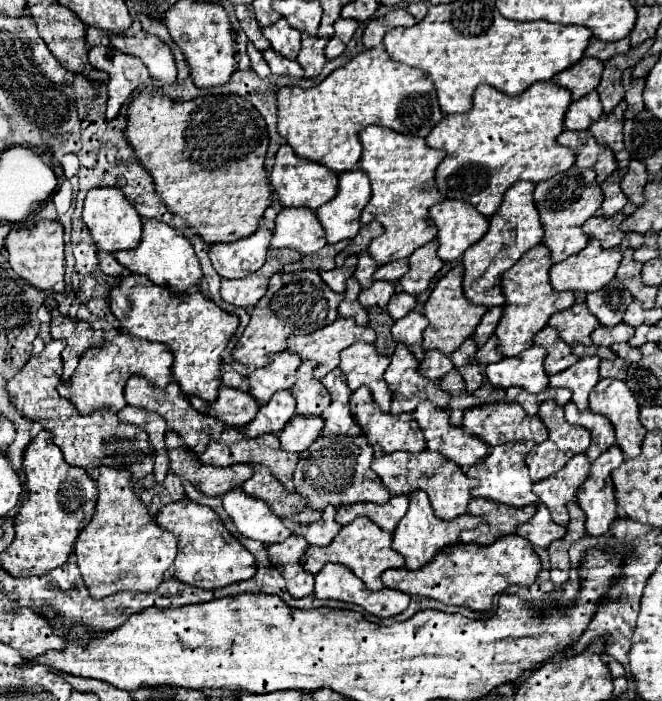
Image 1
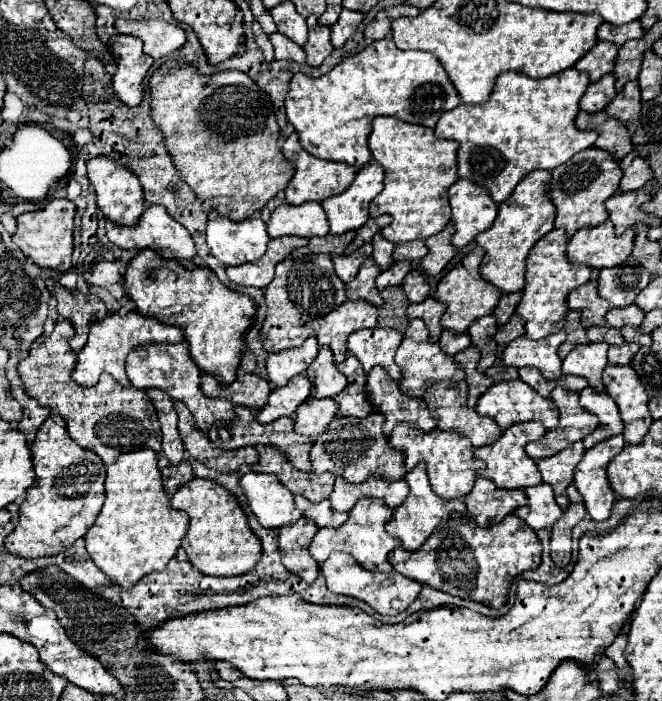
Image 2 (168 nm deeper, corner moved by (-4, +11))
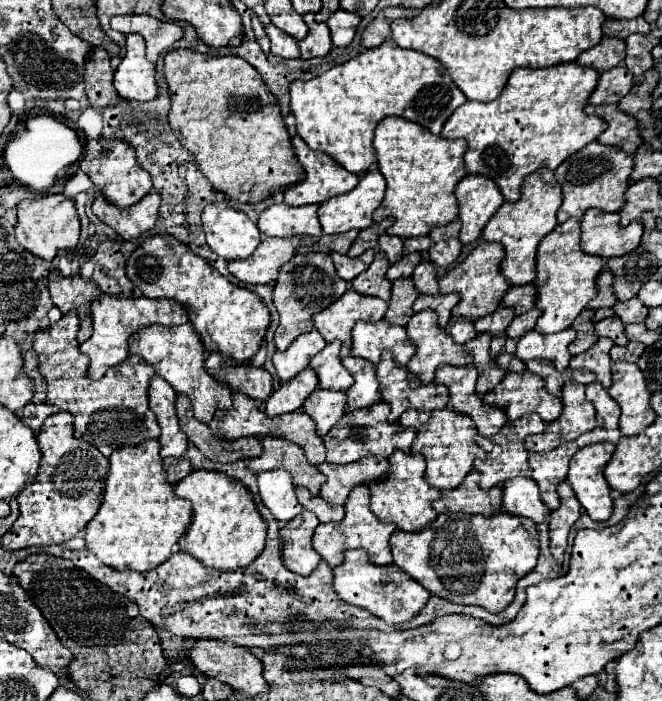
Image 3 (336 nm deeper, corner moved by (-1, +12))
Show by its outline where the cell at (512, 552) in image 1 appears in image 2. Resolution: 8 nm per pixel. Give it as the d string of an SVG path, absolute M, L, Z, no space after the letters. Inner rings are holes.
M508 515L502 523L492 527L478 527L470 519L440 525L440 529L434 531L420 549L408 551L404 547L398 547L390 553L388 561L404 577L410 577L418 583L430 585L432 589L438 589L456 597L472 599L488 607L500 609L508 601L512 579L516 575L522 575L524 571L536 569L540 565L540 553L542 553L542 545L534 529L524 525L520 517ZM454 549L456 551L470 549L470 553L450 559L448 551L454 551Z

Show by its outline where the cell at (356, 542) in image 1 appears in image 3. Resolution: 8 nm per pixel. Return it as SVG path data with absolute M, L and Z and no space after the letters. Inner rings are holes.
M357 486L345 502L345 518L341 522L327 522L327 524L317 526L317 530L313 534L313 550L319 552L319 556L329 566L341 564L343 552L349 548L363 548L369 554L369 560L377 566L385 566L385 564L393 562L391 552L389 552L389 538L395 532L395 528L393 528L393 524L383 524L381 520L377 520L377 516L373 516L369 506L371 506L369 488Z

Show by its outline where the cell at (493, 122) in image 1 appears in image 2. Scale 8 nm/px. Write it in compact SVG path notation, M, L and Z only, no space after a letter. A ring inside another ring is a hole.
M574 67L546 79L532 79L518 71L506 71L498 77L486 103L460 103L440 117L434 131L440 139L456 139L460 143L458 175L486 187L492 199L502 203L530 171L552 171L572 155L594 145L598 133L594 129L582 131L574 125L576 113L580 111L580 97L588 85L588 73Z

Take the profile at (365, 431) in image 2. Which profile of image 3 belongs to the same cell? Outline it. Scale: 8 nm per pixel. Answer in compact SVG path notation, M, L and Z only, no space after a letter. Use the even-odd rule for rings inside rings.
M385 402L373 404L373 408L363 408L363 410L345 414L323 436L323 444L327 448L327 462L331 462L331 464L349 464L349 462L357 462L357 460L361 460L365 456L389 458L395 450L409 452L415 430L403 430L397 422L389 424L387 416L389 416L389 406Z

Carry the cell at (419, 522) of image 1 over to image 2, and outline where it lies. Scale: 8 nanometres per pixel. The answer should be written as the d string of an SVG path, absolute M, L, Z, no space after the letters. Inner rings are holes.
M424 463L416 465L416 469L412 469L412 471L408 471L406 477L404 477L404 481L408 483L410 493L408 493L408 497L404 499L402 505L398 505L396 509L392 509L394 513L392 513L392 517L390 517L390 521L388 521L388 525L386 525L386 531L388 531L392 537L398 537L406 549L418 549L418 547L428 539L428 535L430 535L440 523L444 523L444 521L450 519L450 509L452 509L452 507L448 505L450 501L438 497L438 495L432 491L430 481L428 481L428 477L426 477L426 465L424 465Z

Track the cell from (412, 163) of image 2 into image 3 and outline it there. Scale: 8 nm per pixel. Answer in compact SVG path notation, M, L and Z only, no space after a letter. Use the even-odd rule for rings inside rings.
M389 116L389 118L383 118L377 124L375 138L373 138L373 148L375 148L375 154L377 154L377 166L387 180L385 198L383 198L381 206L373 212L373 220L381 222L387 216L395 218L393 226L389 226L385 230L387 234L399 236L403 240L413 238L413 236L427 236L433 228L447 226L451 220L455 220L459 208L457 208L457 200L453 196L453 190L455 190L457 182L465 176L465 168L463 168L465 166L463 164L465 140L447 140L447 138L431 134L427 128L423 128L423 126L419 126L411 120Z

